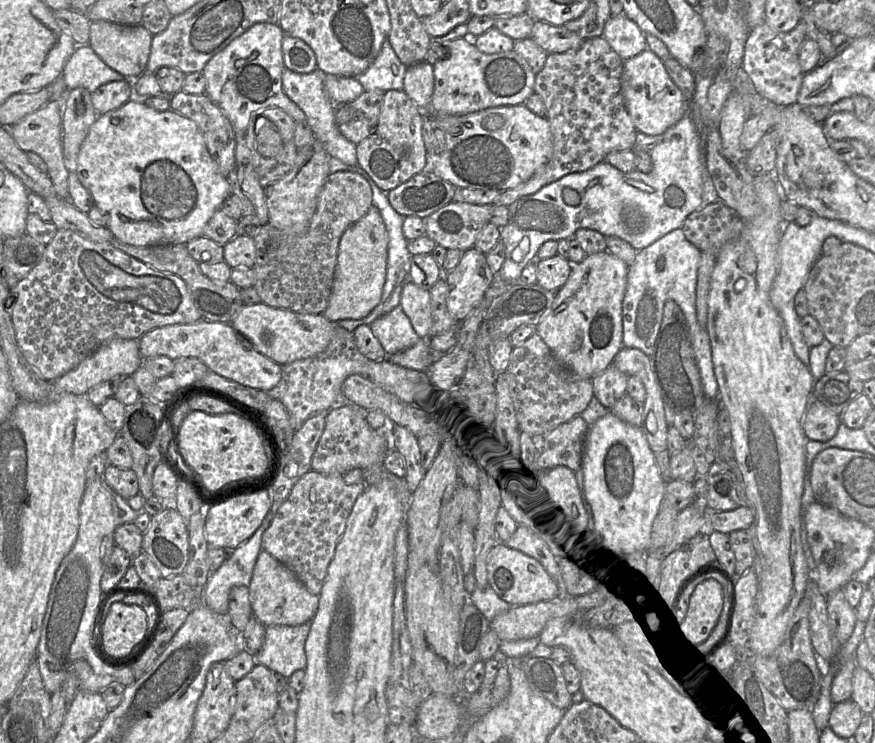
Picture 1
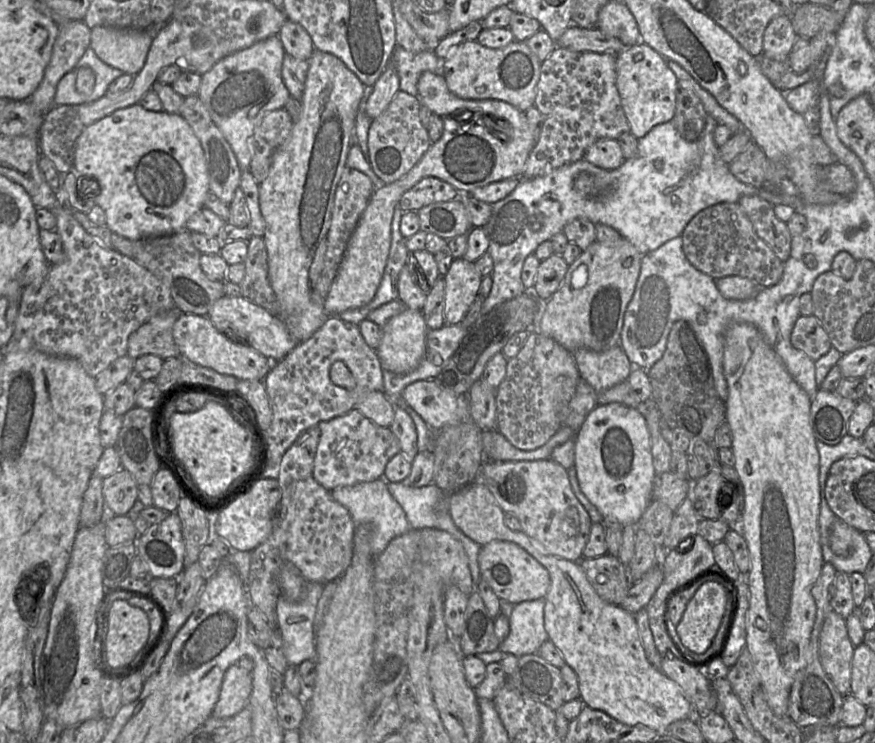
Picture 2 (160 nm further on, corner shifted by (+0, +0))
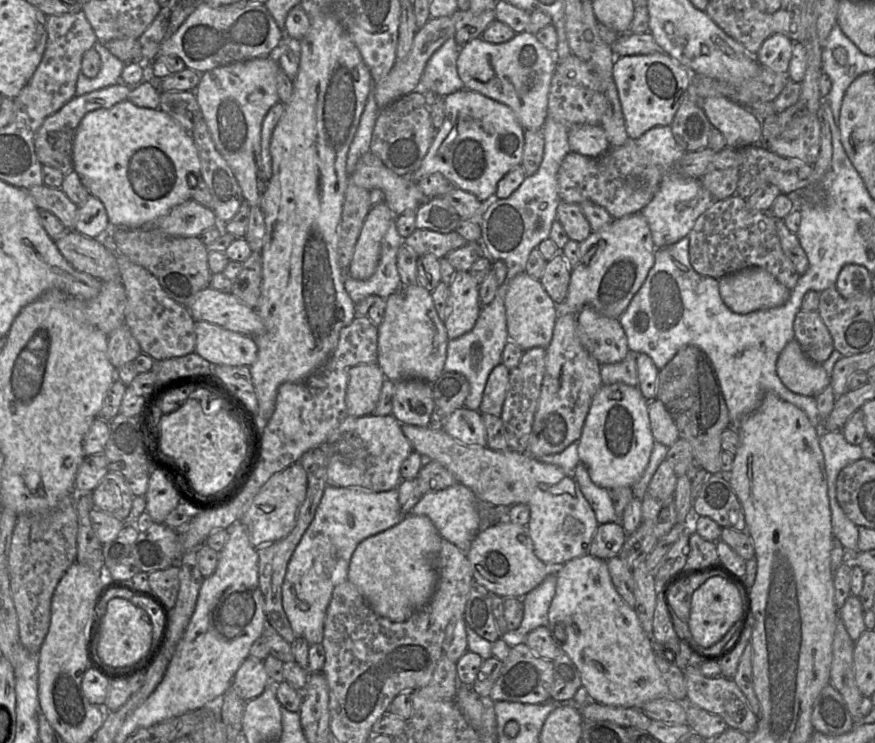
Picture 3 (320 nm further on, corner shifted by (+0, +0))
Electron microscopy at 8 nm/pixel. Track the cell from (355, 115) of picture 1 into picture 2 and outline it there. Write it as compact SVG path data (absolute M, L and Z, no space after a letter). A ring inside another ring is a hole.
M389 61L382 75L372 86L372 93L365 105L367 116L372 120L377 118L387 108L399 90L399 76Z

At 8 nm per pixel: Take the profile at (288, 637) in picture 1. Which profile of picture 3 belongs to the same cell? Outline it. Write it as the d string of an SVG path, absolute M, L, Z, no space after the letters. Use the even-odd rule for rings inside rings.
M326 485L314 518L289 560L282 584L282 605L295 637L305 638L310 645L322 643L326 611L333 589L347 580L354 551L367 538L390 529L404 518L398 495L398 488L385 492L373 492L360 487L345 488Z

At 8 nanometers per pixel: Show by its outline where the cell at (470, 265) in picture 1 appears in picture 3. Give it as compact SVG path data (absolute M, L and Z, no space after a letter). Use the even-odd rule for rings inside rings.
M456 271L447 299L447 319L444 322L449 340L470 332L479 316L482 305L479 285L468 271Z

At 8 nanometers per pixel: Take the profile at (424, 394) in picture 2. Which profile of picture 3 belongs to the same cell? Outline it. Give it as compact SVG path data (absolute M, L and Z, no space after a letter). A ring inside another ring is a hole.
M463 406L455 410L451 415L443 420L434 419L433 411L432 423L441 426L447 434L465 445L479 445L487 447L487 432L479 410L474 411Z

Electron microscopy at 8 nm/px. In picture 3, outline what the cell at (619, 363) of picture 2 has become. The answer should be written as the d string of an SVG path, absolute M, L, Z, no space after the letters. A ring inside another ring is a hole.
M590 306L583 307L576 317L580 341L600 365L625 359L629 349L619 320L605 317Z

